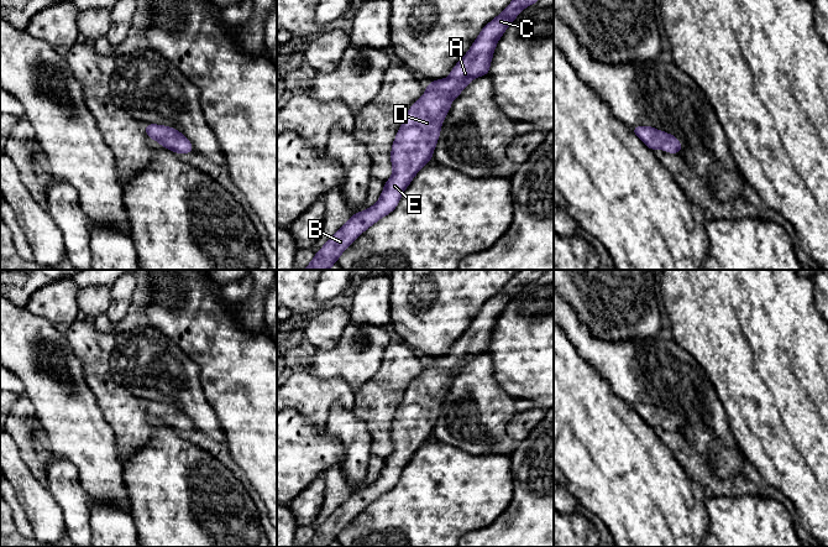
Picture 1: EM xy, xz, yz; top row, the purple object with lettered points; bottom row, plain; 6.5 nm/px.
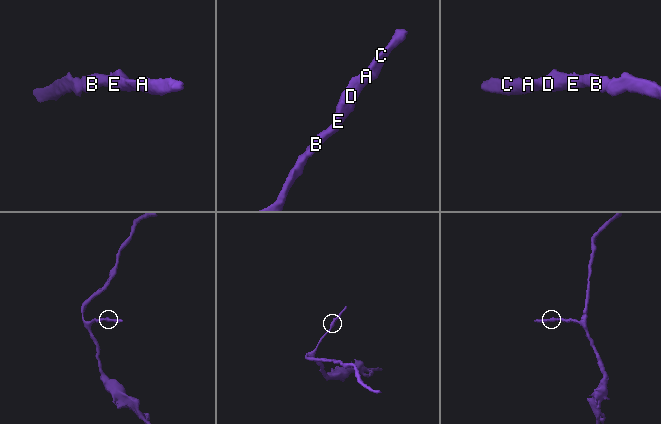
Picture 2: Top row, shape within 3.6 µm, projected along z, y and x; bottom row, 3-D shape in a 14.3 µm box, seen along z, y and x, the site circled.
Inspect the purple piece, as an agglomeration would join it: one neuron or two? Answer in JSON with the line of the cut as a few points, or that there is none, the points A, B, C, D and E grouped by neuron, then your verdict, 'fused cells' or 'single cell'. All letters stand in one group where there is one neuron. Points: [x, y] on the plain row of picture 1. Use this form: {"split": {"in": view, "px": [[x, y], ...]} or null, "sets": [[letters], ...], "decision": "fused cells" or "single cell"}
{"split": null, "sets": [["A", "B", "C", "D", "E"]], "decision": "single cell"}

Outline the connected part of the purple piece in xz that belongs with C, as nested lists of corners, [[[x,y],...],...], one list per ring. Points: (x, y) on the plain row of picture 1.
[[[519,270],[513,278],[487,301],[468,329],[451,347],[447,356],[428,360],[424,373],[405,392],[392,422],[393,452],[386,458],[378,479],[353,490],[303,547],[329,547],[339,533],[371,502],[395,486],[414,453],[433,436],[440,405],[451,379],[475,354],[488,353],[497,319],[524,285],[535,281],[545,270]]]

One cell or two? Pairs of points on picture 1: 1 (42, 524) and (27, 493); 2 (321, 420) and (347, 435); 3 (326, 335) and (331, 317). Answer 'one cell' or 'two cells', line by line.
1: one cell
2: one cell
3: one cell

